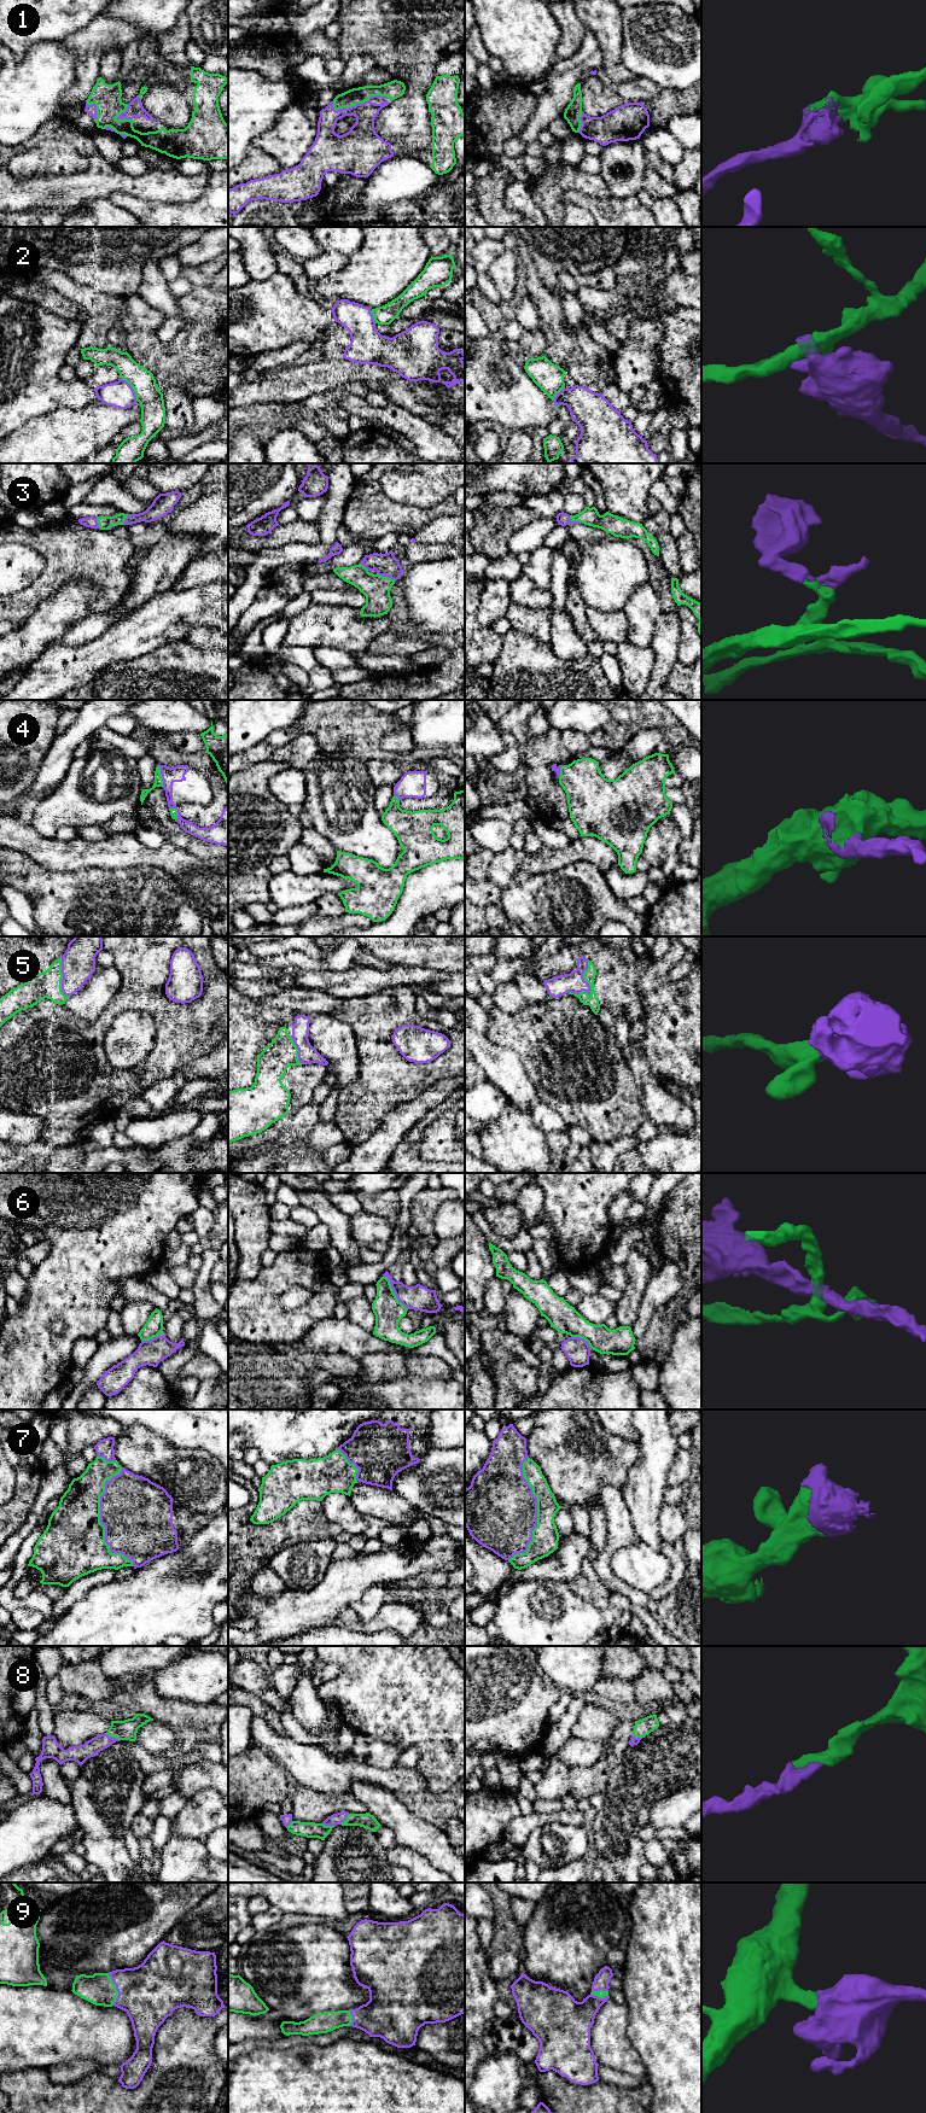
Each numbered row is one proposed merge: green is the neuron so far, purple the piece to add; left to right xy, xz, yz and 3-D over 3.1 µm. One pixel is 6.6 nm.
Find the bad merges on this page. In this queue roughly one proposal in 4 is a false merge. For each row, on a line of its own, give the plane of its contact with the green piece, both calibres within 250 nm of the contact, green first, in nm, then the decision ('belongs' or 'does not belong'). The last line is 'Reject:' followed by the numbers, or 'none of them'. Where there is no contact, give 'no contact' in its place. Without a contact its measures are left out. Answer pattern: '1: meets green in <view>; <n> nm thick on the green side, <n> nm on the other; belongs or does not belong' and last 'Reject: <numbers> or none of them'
1: meets green in xz; 120 nm thick on the green side, 220 nm on the other; belongs
2: meets green in xy; 160 nm thick on the green side, 180 nm on the other; does not belong
3: meets green in xz; 180 nm thick on the green side, 160 nm on the other; belongs
4: meets green in xy; 60 nm thick on the green side, 110 nm on the other; belongs
5: meets green in yz; 80 nm thick on the green side, 140 nm on the other; belongs
6: meets green in xz; 190 nm thick on the green side, 170 nm on the other; does not belong
7: meets green in xy; 420 nm thick on the green side, 460 nm on the other; belongs
8: meets green in xy; 140 nm thick on the green side, 110 nm on the other; belongs
9: meets green in xy; 200 nm thick on the green side, 400 nm on the other; belongs
Reject: 2, 6

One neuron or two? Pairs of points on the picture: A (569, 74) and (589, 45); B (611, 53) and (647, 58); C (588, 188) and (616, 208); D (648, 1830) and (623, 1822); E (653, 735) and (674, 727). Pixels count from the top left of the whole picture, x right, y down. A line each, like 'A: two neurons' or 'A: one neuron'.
A: one neuron
B: two neurons
C: two neurons
D: two neurons
E: two neurons

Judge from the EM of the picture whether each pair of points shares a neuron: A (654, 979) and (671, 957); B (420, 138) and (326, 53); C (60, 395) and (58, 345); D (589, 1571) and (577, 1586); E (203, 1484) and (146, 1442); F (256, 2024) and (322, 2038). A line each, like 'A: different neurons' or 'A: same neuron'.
A: same neuron
B: different neurons
C: same neuron
D: same neuron
E: same neuron
F: different neurons

